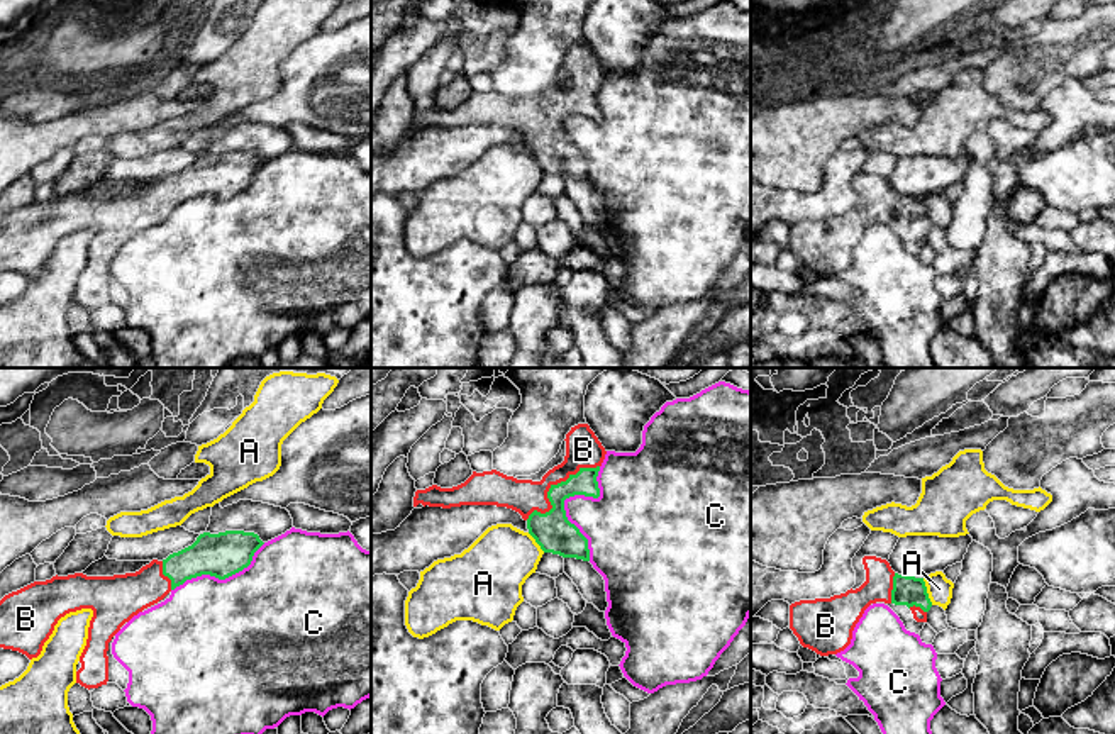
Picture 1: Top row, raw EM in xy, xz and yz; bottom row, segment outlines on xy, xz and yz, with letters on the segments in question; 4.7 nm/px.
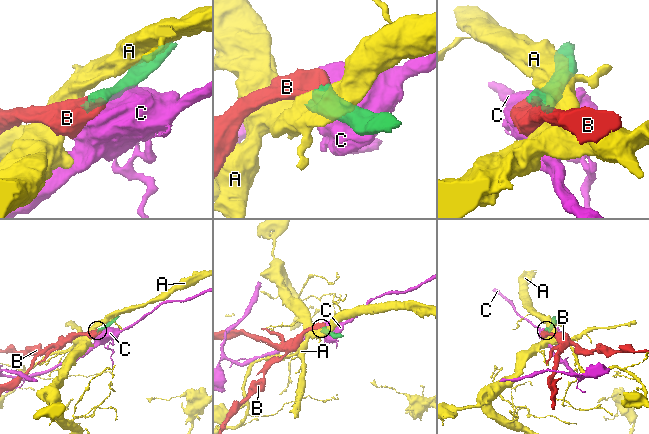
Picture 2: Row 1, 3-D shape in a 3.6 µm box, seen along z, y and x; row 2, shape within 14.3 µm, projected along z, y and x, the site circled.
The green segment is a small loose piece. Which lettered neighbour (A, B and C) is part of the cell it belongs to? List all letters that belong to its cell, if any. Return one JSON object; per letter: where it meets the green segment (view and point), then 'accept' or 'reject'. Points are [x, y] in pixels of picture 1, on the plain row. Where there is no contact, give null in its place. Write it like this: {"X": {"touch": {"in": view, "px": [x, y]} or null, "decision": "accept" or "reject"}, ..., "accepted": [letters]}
{"A": {"touch": {"in": "yz", "px": [926, 212]}, "decision": "reject"}, "B": {"touch": {"in": "xz", "px": [551, 107]}, "decision": "accept"}, "C": {"touch": {"in": "xz", "px": [566, 117]}, "decision": "reject"}, "accepted": ["B"]}

